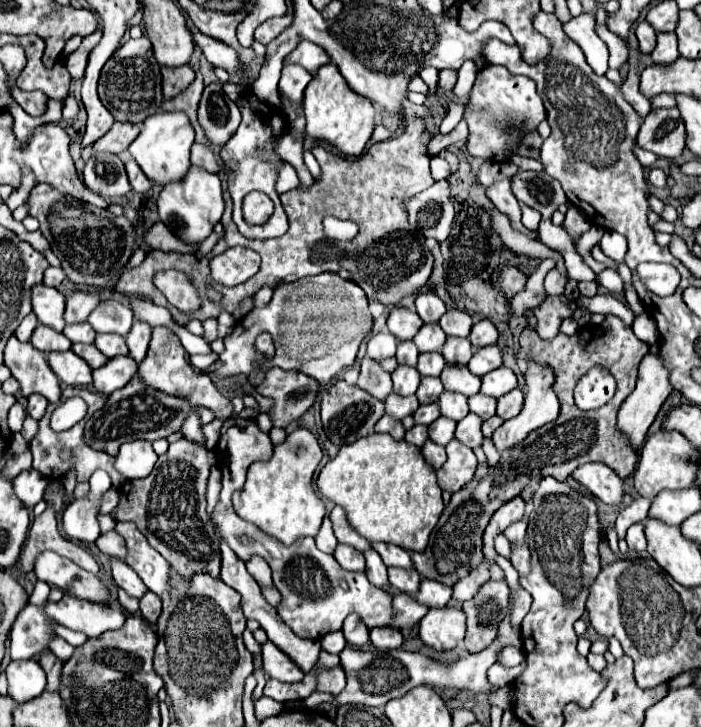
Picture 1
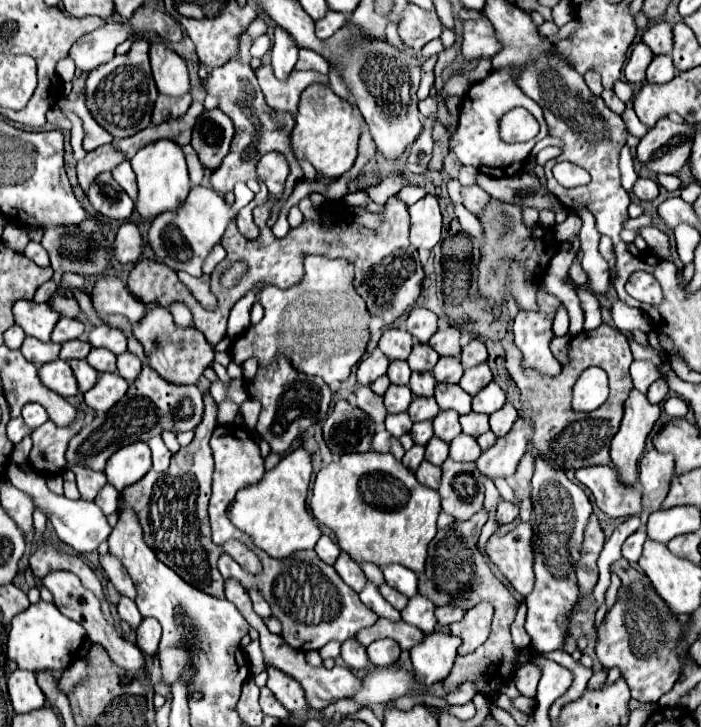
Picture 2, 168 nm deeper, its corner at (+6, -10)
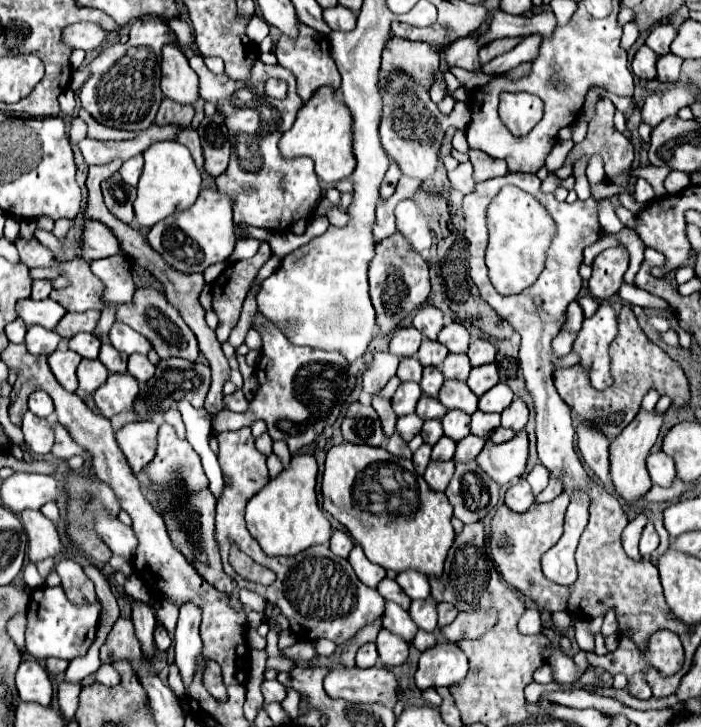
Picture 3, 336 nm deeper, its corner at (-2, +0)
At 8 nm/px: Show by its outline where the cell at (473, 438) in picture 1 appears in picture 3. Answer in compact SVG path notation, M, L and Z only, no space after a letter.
M470 434L468 438L464 438L464 440L460 440L458 444L456 444L456 454L454 454L454 460L456 462L468 462L468 460L474 460L478 454L480 454L480 450L484 448L484 444L486 444L486 440L482 438L476 438L474 434Z

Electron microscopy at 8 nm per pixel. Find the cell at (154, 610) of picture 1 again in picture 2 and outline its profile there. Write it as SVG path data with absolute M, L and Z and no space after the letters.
M142 618L140 626L136 628L136 644L144 654L154 656L160 642L160 624L154 618Z

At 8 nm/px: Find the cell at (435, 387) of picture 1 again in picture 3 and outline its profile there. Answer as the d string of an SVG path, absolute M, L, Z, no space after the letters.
M420 398L418 400L418 406L416 406L416 414L422 418L422 420L430 420L430 418L444 418L448 410L444 406L440 406L440 400L438 398Z

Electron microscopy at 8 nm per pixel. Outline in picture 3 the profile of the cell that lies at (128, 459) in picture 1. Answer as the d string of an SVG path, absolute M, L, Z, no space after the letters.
M128 422L116 432L116 442L134 474L152 462L156 454L156 430L156 422Z

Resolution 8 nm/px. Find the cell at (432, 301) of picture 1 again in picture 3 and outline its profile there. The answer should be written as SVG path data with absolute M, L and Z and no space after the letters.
M426 306L422 308L416 318L414 318L414 328L420 330L426 338L436 340L438 332L444 328L444 320L442 320L442 312L434 306Z

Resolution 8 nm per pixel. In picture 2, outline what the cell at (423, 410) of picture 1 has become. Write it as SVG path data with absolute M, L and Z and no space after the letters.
M422 420L422 422L414 422L412 430L410 430L410 436L416 444L426 444L428 438L434 436L434 430L432 430L432 422L430 420Z

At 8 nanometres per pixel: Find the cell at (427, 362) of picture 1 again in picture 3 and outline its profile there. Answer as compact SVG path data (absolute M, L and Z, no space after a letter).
M432 366L424 368L422 380L420 380L420 388L422 388L422 392L424 392L426 396L436 398L442 382L444 382L444 376L442 376L442 372L440 372L438 368L432 368Z

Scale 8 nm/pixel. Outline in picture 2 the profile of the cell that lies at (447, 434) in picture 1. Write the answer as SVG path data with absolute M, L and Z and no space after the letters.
M432 436L426 444L426 460L440 466L446 458L448 458L448 444L444 440L438 440L436 436Z

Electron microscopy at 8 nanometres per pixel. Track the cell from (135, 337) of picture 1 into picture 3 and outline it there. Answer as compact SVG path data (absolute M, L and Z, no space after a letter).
M132 354L128 360L128 372L142 384L154 376L154 370L154 364L144 354Z

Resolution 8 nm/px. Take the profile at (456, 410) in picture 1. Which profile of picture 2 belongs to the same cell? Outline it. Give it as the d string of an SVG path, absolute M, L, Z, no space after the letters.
M442 410L438 412L434 420L434 436L450 442L454 436L460 434L460 422L458 422L458 412L452 410Z

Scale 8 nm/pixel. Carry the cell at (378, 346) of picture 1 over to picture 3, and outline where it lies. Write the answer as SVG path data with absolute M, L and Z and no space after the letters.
M380 352L374 356L374 362L370 366L370 370L364 374L364 392L368 394L378 394L392 376L396 376L396 368L398 368L398 358L390 352Z

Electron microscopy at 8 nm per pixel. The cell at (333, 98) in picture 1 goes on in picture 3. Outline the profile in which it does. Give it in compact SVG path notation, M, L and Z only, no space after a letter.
M324 86L300 108L294 126L280 138L280 154L286 160L310 156L316 162L316 176L322 182L338 182L352 174L356 160L352 158L352 116L348 108L336 100L334 90Z

